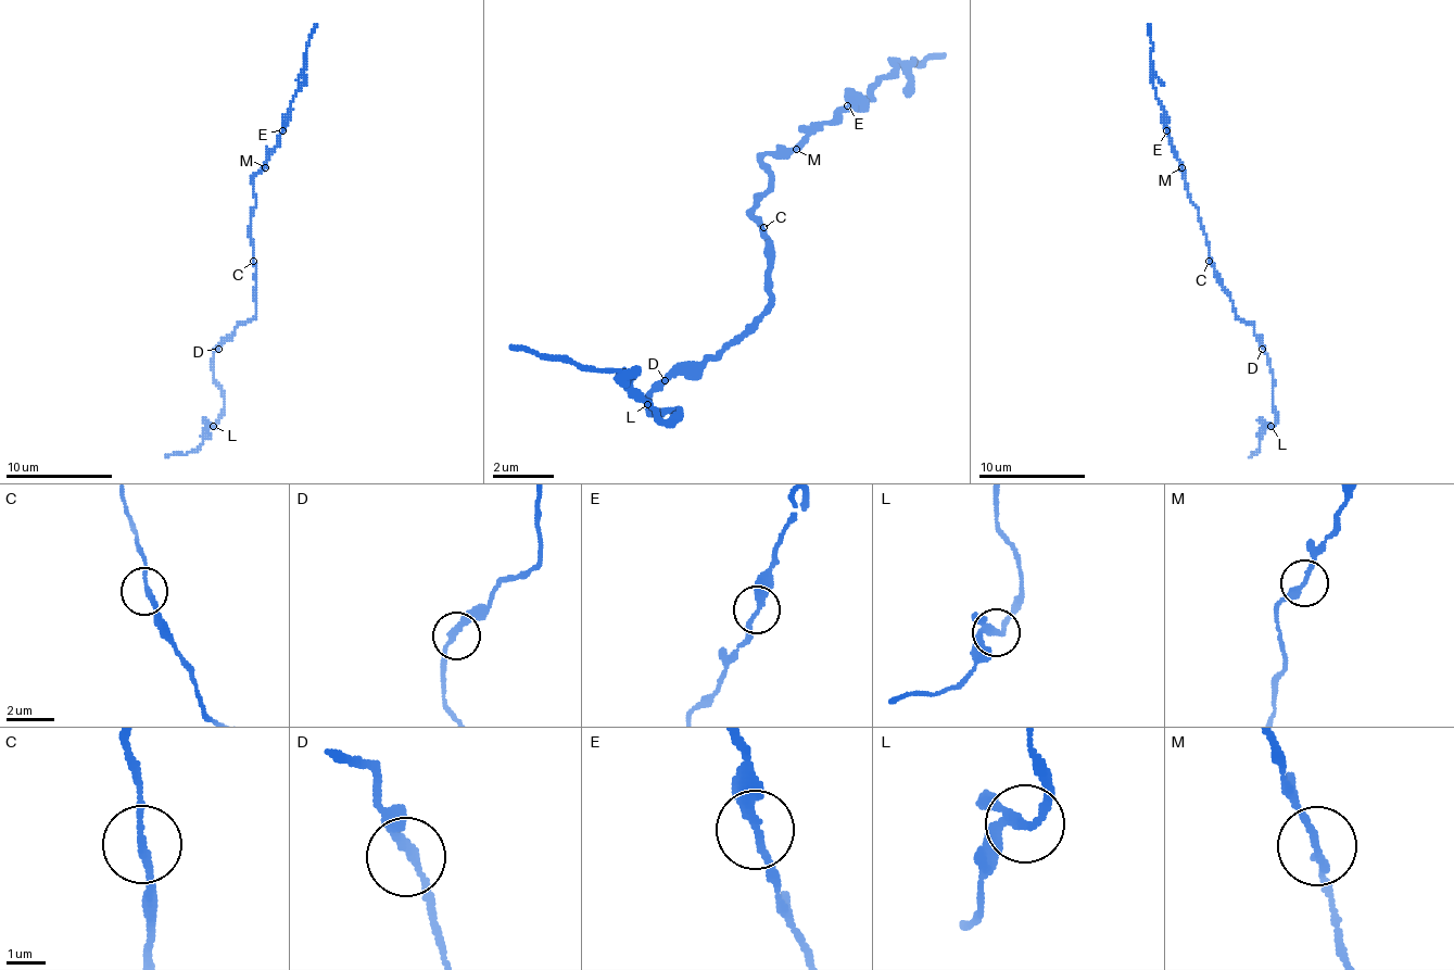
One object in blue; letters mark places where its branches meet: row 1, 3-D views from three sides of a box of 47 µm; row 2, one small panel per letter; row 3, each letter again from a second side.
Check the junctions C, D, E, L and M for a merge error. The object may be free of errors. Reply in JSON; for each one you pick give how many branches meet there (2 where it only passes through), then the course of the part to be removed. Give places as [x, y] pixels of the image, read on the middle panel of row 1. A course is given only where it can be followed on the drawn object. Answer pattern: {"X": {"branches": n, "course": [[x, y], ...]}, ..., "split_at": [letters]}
{"split_at": []}

